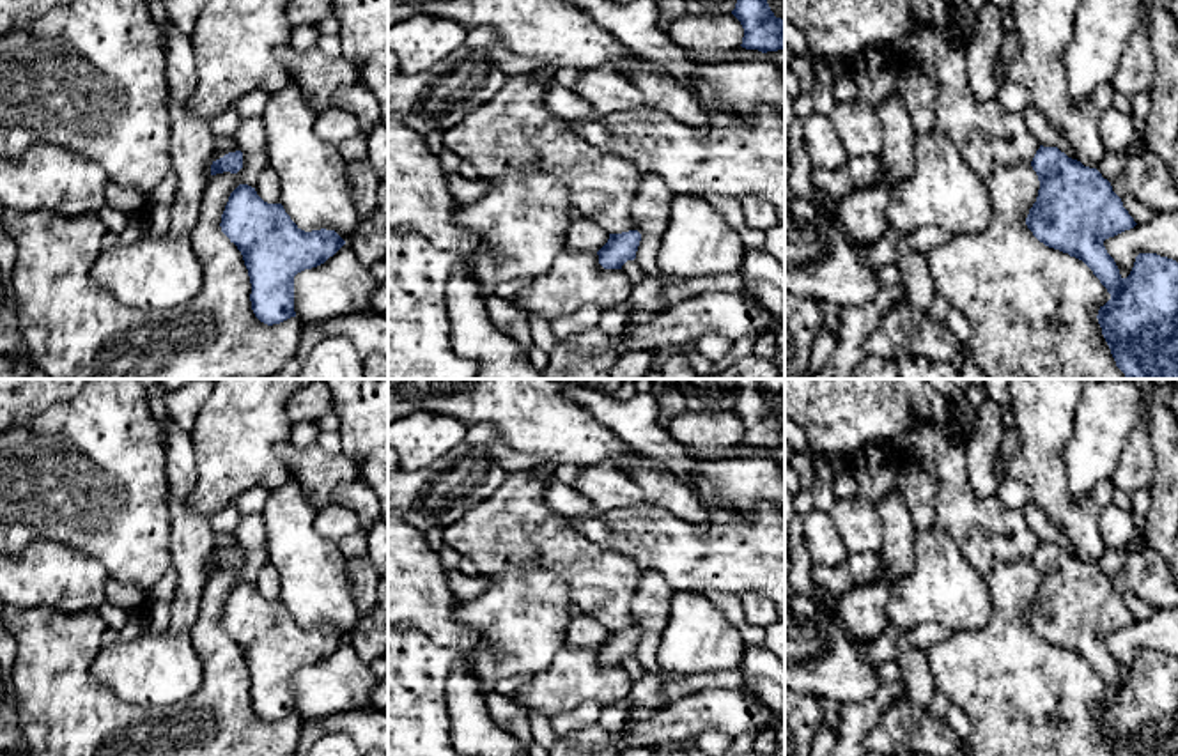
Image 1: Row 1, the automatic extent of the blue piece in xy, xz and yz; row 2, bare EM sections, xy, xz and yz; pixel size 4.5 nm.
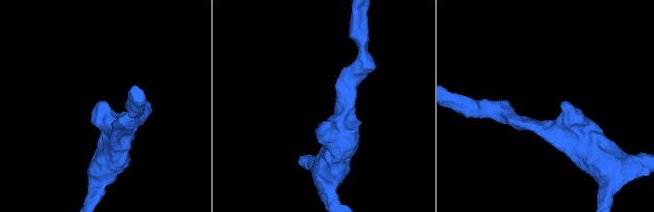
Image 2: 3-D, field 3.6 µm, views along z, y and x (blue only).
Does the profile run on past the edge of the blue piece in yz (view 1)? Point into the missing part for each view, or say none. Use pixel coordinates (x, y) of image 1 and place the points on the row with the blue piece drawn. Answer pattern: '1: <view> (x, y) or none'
1: none

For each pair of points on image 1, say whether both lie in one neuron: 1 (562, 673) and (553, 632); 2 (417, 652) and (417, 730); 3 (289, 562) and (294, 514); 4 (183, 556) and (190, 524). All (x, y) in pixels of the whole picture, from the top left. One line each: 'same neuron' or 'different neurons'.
1: different neurons
2: same neuron
3: same neuron
4: same neuron

